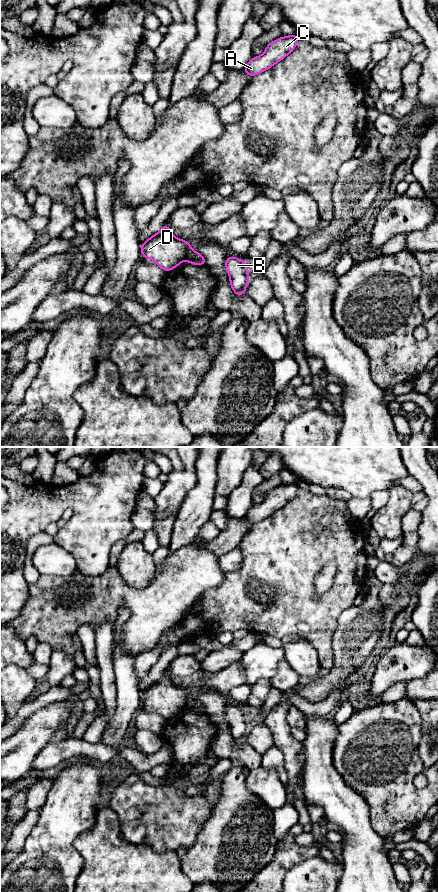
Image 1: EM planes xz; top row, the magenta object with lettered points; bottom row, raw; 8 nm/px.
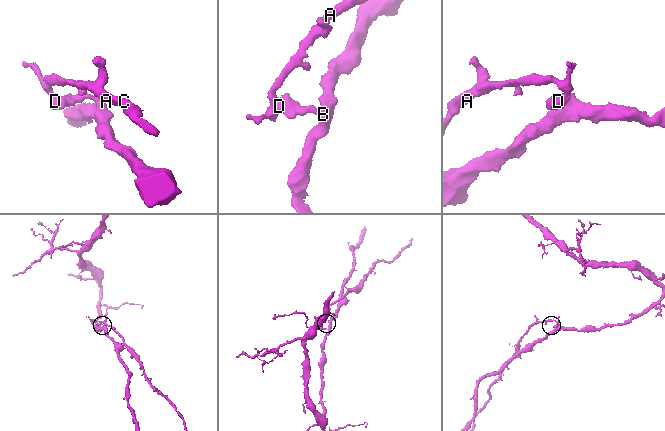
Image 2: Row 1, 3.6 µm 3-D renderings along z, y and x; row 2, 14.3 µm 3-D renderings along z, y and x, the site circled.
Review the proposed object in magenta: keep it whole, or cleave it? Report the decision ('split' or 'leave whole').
split

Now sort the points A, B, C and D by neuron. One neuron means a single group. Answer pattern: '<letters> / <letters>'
A C D / B

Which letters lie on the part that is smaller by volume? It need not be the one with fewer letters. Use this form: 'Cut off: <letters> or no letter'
Cut off: A, C, D

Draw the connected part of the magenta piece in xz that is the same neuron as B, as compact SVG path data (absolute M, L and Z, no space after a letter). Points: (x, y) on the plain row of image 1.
M230 703L225 709L225 715L234 741L237 744L245 742L249 731L247 711Z

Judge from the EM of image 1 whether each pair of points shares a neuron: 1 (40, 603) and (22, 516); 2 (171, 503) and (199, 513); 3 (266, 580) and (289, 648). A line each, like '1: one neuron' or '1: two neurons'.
1: two neurons
2: two neurons
3: two neurons

